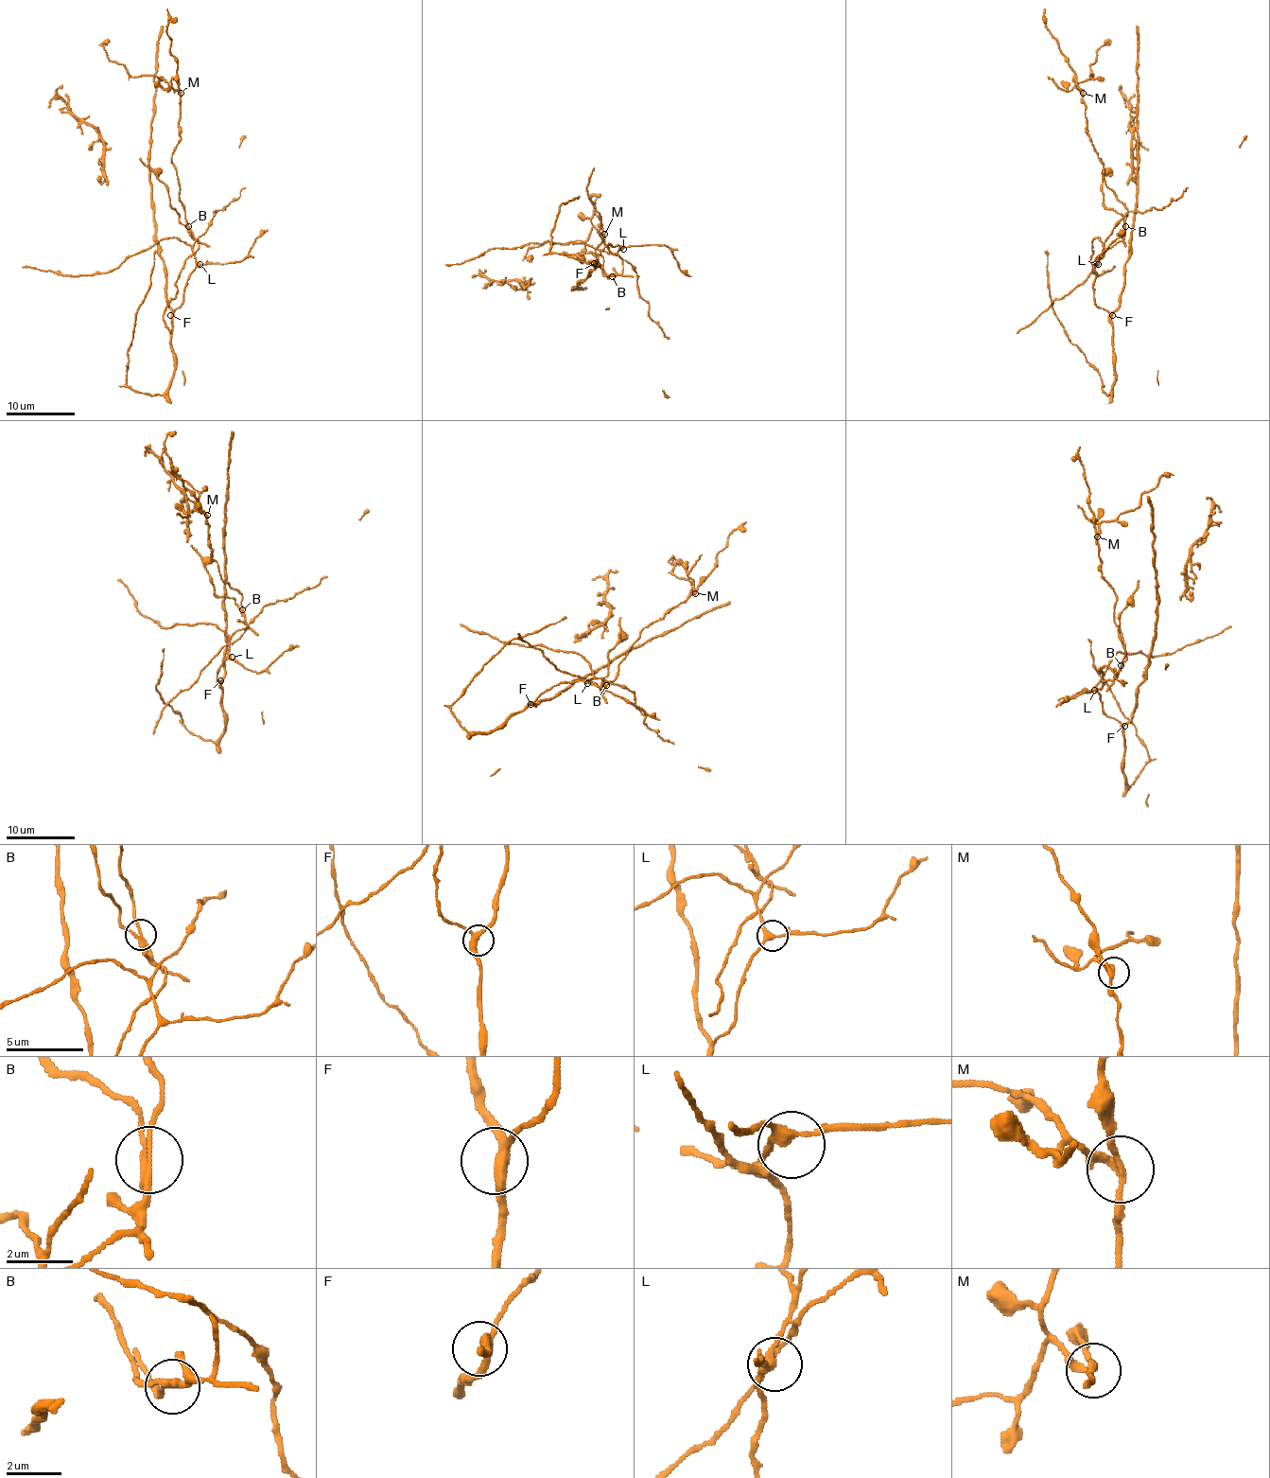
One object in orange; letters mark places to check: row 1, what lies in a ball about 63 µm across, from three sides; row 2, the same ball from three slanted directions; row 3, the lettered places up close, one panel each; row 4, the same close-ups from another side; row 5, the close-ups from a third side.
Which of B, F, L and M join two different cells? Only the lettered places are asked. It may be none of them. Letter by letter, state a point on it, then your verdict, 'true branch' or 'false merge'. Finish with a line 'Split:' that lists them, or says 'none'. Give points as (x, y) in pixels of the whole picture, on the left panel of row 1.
B: (188, 226) | false merge
F: (170, 315) | true branch
L: (200, 264) | true branch
M: (181, 93) | false merge
Split: B, M

